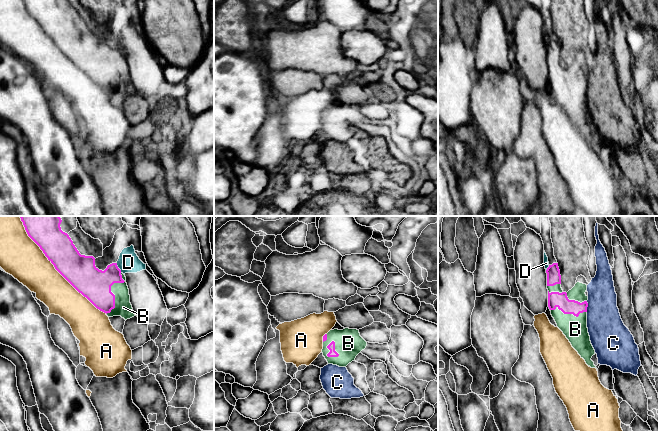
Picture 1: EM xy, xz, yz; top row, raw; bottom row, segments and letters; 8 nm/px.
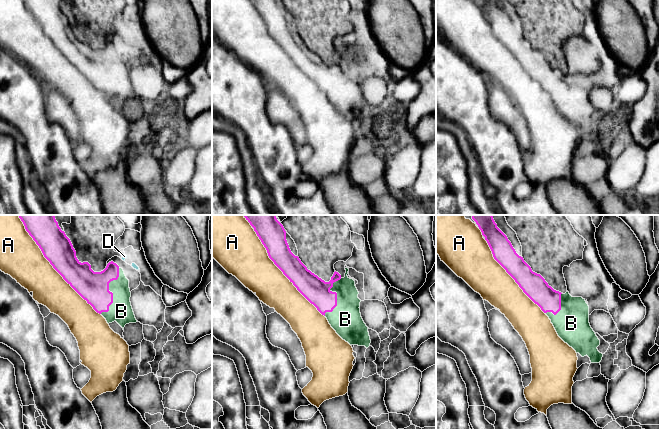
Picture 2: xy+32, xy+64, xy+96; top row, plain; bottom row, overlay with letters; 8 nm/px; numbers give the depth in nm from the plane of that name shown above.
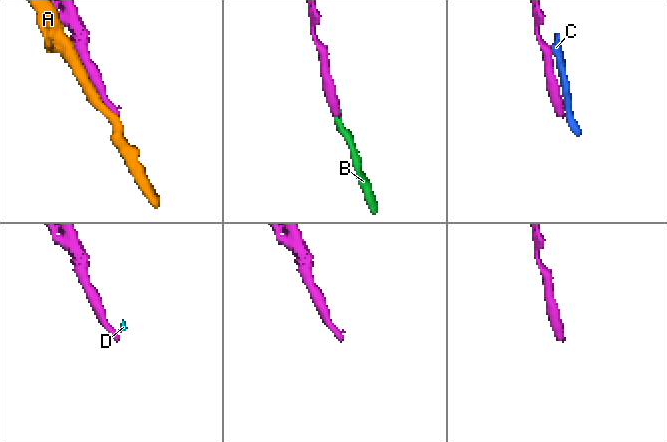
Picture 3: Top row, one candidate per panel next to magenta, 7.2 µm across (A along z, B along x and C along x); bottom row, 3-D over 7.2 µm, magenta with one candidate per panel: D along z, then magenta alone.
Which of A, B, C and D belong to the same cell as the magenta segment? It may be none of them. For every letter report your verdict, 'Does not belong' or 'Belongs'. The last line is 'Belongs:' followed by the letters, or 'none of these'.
A: Does not belong
B: Belongs
C: Does not belong
D: Does not belong
Belongs: B

